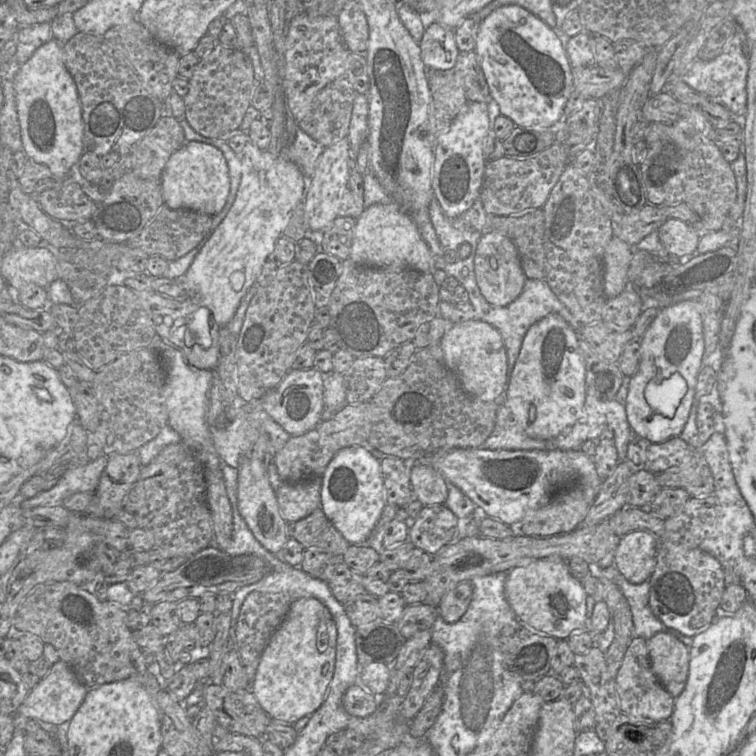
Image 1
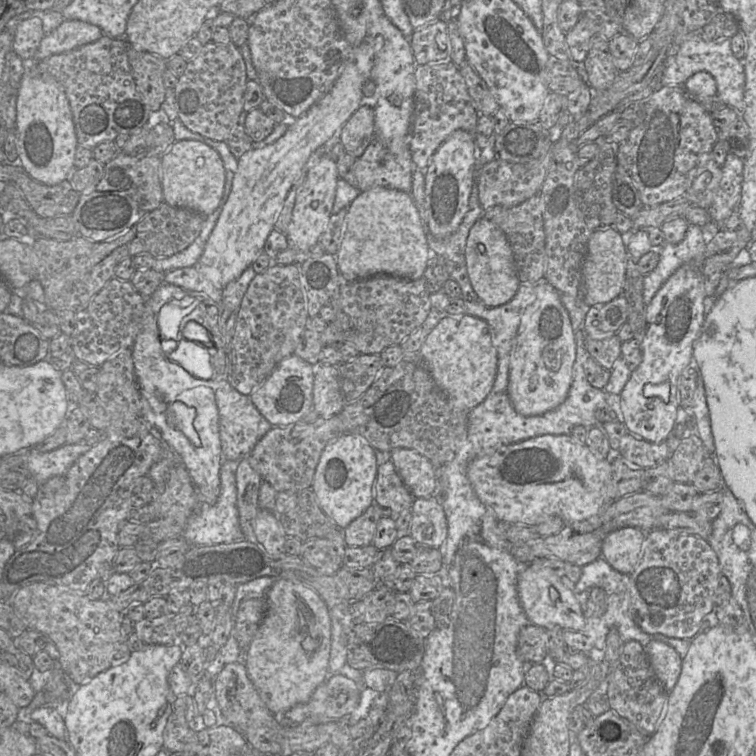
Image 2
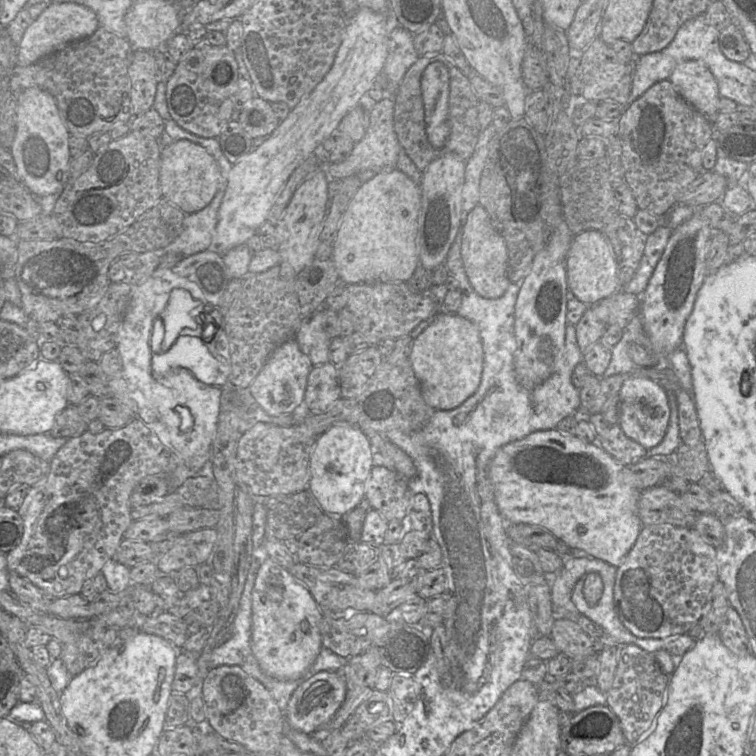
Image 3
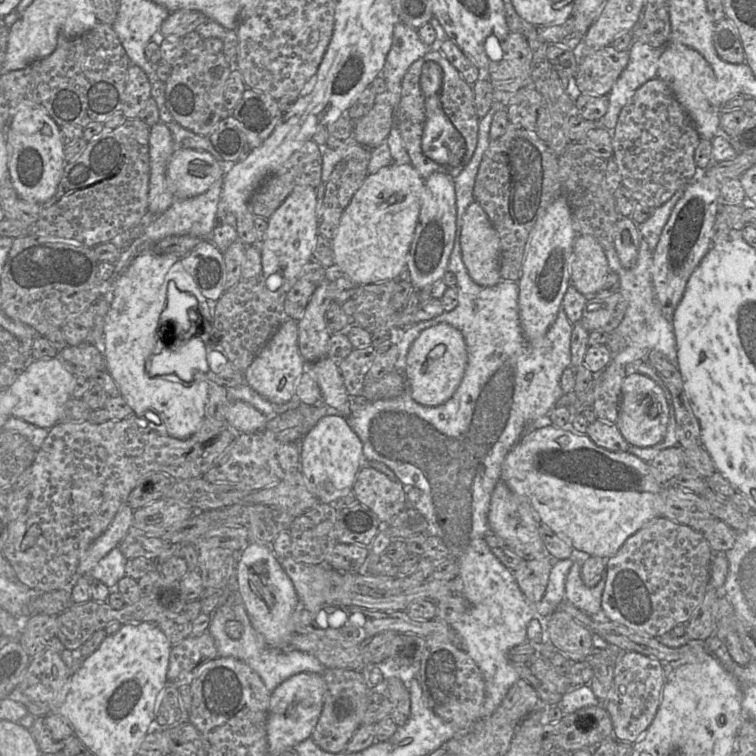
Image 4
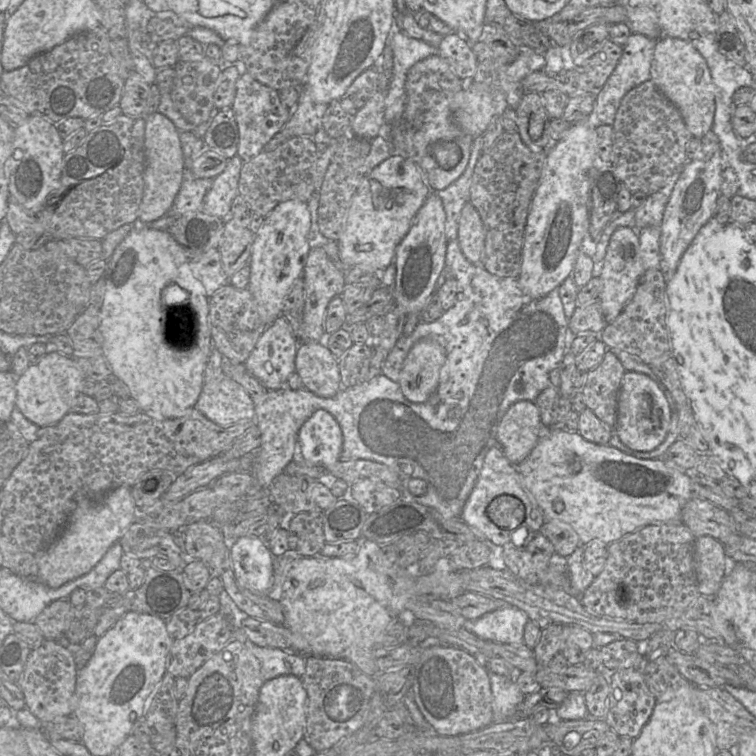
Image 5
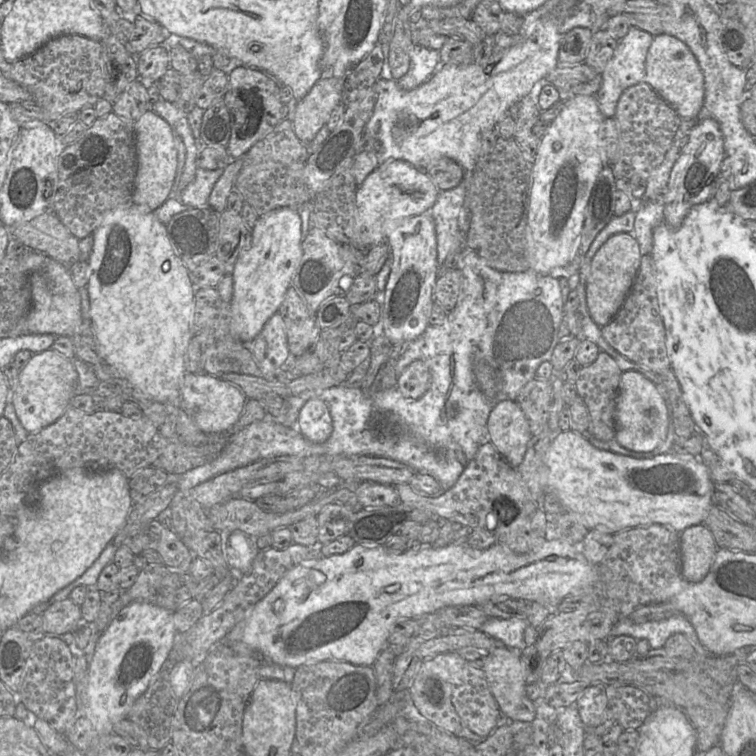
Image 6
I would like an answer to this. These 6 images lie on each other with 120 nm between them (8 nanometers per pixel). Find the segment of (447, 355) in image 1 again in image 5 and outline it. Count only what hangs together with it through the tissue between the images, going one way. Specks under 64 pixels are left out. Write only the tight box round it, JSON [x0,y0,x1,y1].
[400,339,445,403]

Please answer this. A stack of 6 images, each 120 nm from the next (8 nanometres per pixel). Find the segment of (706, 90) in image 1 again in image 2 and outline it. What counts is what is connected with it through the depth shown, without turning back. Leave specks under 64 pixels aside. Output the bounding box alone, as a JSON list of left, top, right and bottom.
[660,31,745,115]

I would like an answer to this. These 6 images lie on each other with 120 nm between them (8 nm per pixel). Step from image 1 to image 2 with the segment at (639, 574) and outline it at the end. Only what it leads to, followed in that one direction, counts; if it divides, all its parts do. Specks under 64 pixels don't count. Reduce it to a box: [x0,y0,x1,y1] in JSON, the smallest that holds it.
[601,527,646,574]

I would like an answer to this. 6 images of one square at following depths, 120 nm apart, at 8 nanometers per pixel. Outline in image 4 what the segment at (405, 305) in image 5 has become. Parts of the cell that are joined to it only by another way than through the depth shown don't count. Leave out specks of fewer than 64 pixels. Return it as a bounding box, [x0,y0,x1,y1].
[407,172,456,290]

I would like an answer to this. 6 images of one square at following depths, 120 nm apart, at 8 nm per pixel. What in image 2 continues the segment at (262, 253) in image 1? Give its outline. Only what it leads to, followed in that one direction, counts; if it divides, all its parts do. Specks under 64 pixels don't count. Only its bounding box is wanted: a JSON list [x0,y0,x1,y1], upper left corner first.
[196,34,375,289]

